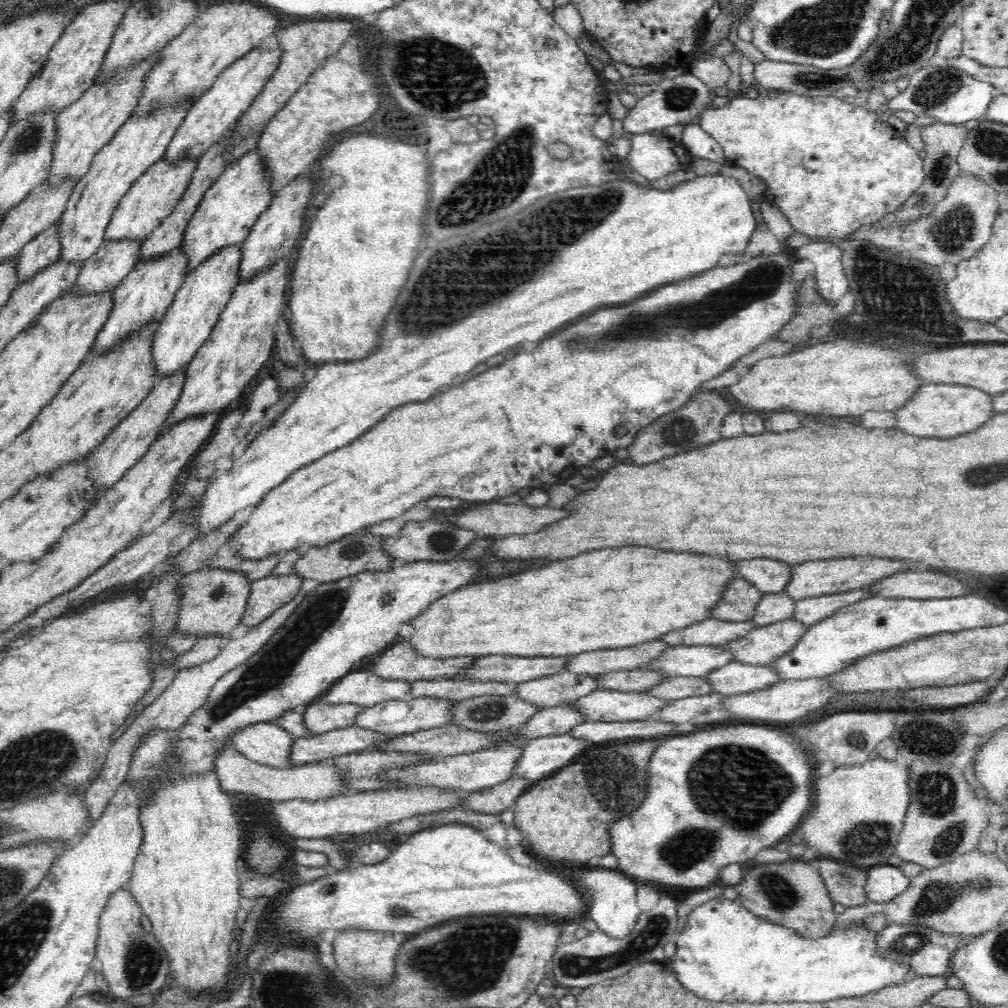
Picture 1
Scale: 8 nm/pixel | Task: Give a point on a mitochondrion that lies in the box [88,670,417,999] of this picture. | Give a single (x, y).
(141, 961)

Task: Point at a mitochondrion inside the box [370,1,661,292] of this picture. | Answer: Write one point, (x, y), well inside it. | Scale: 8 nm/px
(437, 74)

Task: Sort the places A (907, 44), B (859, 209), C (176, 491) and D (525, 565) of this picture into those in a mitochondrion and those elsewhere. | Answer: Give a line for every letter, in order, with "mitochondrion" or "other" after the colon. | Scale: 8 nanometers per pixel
A: mitochondrion
B: other
C: other
D: other

